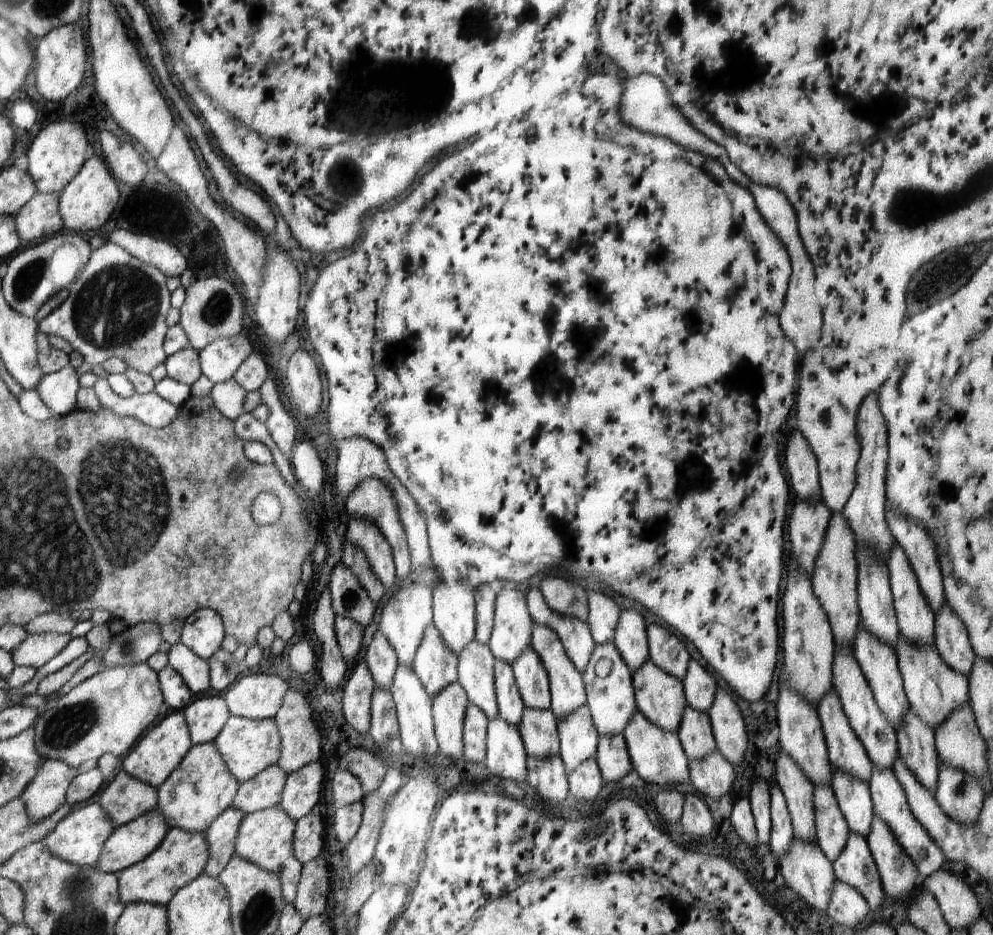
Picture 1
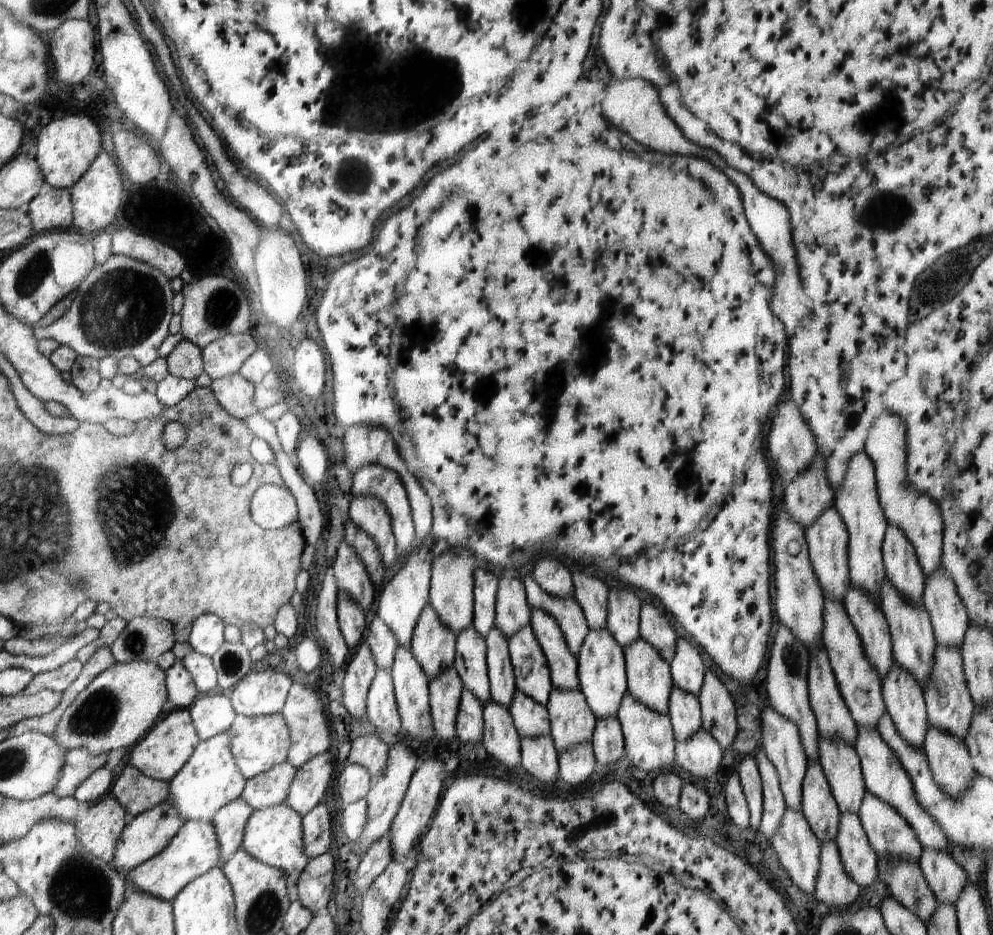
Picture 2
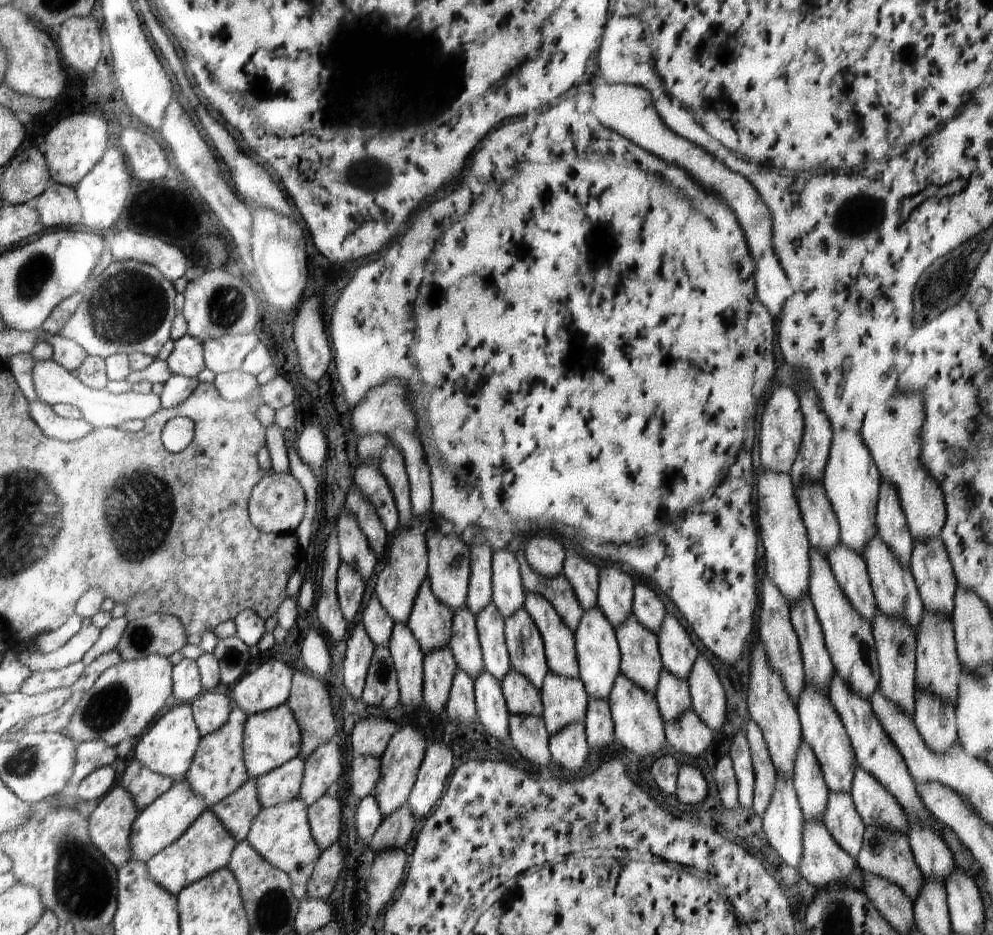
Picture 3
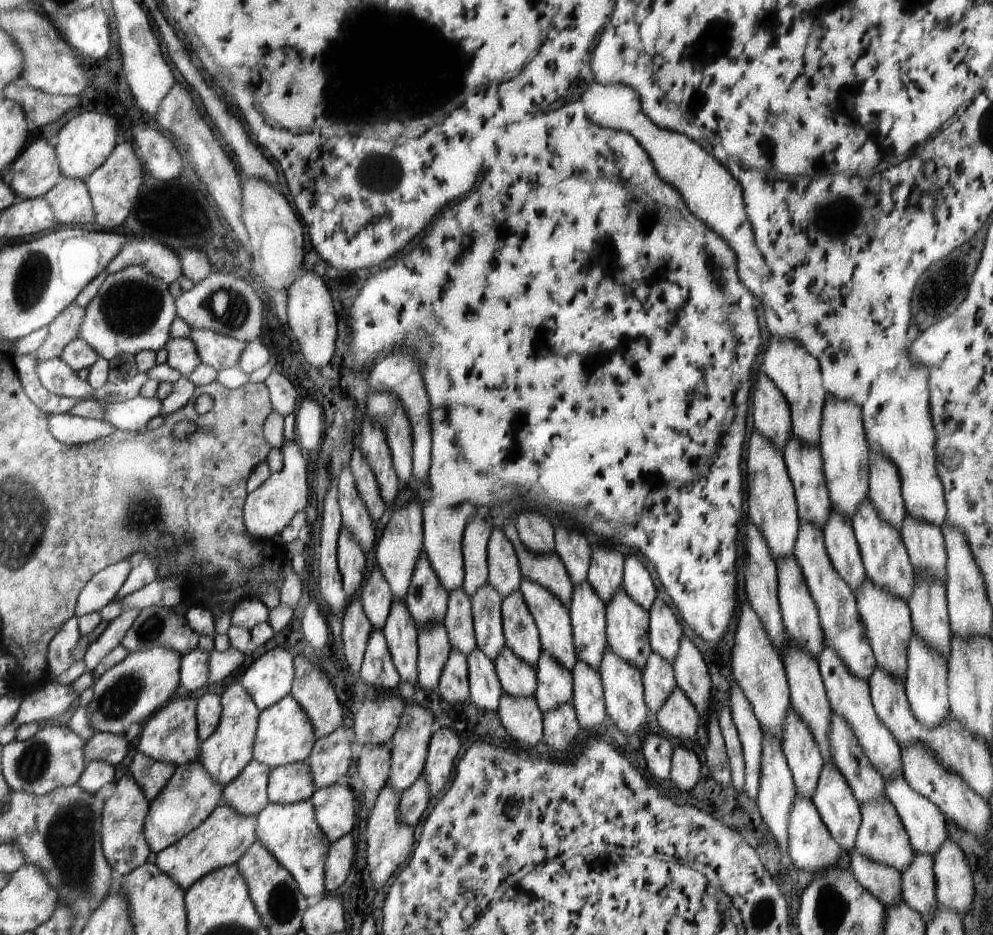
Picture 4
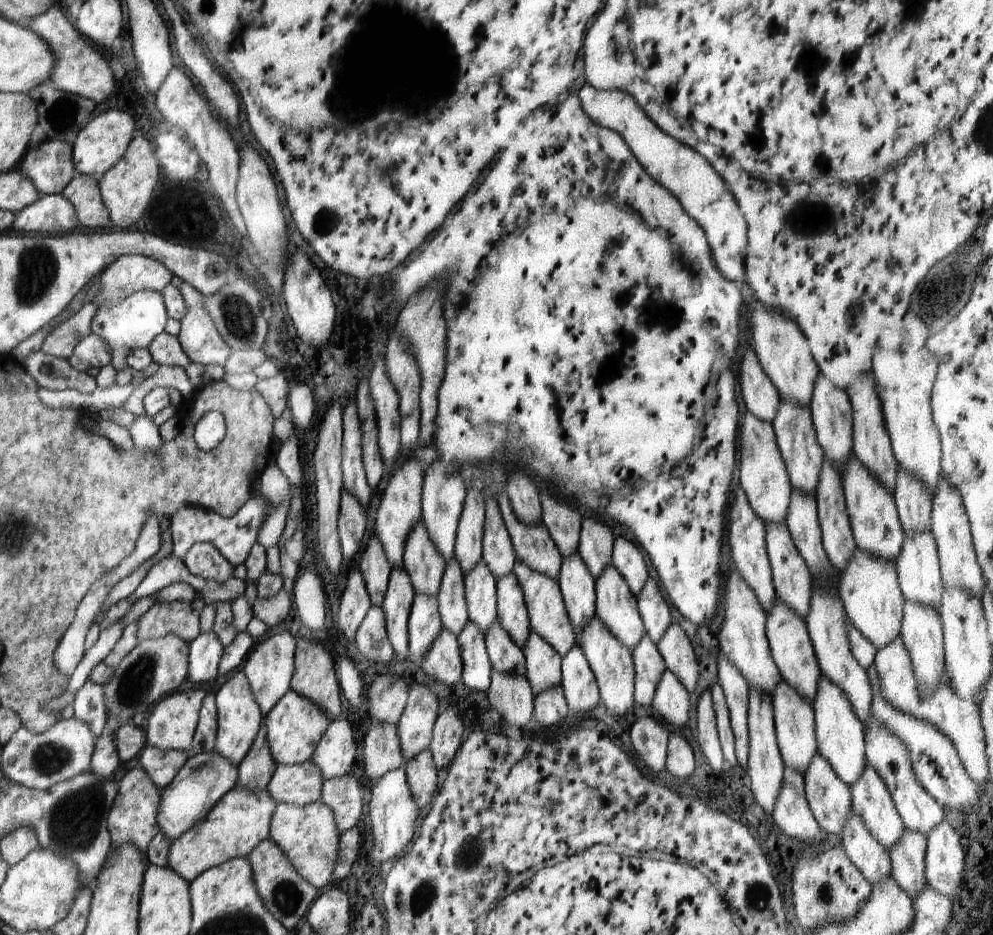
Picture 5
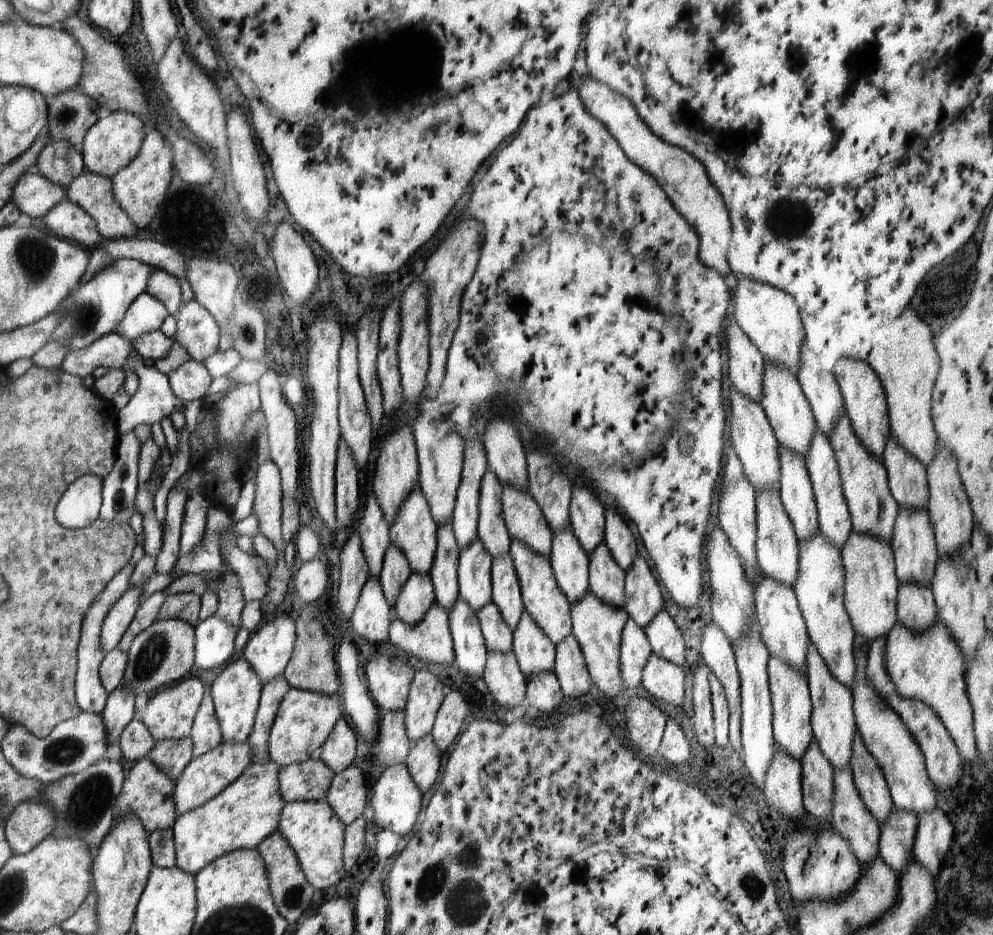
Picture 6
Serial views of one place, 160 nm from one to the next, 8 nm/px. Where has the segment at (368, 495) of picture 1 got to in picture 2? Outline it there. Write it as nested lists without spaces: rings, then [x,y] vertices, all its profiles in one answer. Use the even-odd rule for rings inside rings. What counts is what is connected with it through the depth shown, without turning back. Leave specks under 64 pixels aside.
[[[378,463],[361,466],[353,473],[352,492],[354,496],[370,495],[371,497],[380,497],[391,516],[397,554],[405,556],[415,550],[416,531],[413,525],[409,498],[401,478],[392,469],[387,469]]]

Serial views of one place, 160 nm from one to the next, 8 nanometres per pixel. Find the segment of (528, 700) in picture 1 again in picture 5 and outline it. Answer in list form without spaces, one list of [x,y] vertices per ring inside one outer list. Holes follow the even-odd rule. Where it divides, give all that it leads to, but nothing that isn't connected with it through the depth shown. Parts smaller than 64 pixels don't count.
[[[513,572],[497,579],[497,585],[497,620],[523,650],[532,630],[521,586]]]

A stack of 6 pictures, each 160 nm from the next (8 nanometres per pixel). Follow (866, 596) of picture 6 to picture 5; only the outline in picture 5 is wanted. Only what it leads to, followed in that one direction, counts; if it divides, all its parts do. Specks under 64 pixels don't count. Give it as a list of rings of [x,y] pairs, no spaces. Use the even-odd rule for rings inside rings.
[[[857,546],[853,557],[850,557],[844,570],[840,572],[837,593],[842,599],[848,622],[877,650],[888,645],[900,634],[905,598],[898,584],[894,561],[875,557]]]

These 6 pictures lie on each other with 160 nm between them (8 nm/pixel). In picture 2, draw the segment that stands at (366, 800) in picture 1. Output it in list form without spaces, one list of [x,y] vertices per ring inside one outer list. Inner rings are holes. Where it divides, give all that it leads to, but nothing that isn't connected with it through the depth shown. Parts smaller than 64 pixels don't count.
[[[397,739],[390,741],[386,766],[382,773],[377,774],[376,777],[371,777],[370,788],[365,796],[367,800],[367,821],[358,840],[365,850],[373,842],[387,835],[414,772],[416,772],[416,758]]]

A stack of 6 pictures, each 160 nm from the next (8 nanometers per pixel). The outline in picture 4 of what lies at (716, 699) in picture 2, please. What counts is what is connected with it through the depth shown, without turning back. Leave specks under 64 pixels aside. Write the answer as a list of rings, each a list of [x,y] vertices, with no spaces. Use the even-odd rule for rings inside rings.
[[[684,635],[673,662],[677,685],[704,718],[710,712],[711,678],[698,647]]]

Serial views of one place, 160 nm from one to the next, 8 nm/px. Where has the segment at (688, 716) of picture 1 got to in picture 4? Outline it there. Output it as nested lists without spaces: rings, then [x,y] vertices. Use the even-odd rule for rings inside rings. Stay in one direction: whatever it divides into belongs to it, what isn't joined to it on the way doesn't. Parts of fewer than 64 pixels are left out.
[[[650,651],[645,667],[641,670],[644,700],[649,712],[658,712],[670,692],[677,685],[673,666],[657,652]]]

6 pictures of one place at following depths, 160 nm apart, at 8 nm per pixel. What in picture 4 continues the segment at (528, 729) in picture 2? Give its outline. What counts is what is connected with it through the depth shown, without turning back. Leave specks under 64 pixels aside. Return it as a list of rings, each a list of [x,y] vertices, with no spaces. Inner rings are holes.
[[[510,647],[501,648],[501,653],[498,653],[493,663],[504,693],[512,696],[530,696],[535,693],[535,668],[517,657]]]

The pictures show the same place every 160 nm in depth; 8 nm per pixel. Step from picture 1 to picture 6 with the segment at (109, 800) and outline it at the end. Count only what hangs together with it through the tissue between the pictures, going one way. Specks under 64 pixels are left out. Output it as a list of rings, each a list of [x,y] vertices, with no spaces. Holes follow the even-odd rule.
[[[191,736],[156,741],[148,758],[175,781],[185,772],[193,760],[193,738]]]

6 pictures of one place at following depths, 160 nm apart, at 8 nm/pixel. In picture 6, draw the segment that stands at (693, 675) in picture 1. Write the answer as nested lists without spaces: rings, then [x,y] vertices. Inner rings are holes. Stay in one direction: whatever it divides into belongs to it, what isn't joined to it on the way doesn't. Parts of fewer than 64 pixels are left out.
[[[641,555],[632,562],[630,570],[625,570],[624,598],[623,609],[642,628],[665,608],[658,582]]]

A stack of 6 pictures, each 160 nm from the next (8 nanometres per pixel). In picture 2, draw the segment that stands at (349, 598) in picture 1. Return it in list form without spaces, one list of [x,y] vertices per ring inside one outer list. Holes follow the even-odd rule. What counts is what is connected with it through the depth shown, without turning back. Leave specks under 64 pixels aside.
[[[343,540],[337,548],[334,562],[331,564],[337,585],[342,593],[348,593],[364,610],[368,610],[374,596],[374,584],[360,560],[360,555]]]

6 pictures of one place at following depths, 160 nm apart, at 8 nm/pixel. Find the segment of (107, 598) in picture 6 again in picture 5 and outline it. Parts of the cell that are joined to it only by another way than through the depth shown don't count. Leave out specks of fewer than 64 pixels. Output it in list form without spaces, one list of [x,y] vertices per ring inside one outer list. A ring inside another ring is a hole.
[[[86,681],[76,692],[67,715],[86,723],[97,740],[109,723],[103,686]]]

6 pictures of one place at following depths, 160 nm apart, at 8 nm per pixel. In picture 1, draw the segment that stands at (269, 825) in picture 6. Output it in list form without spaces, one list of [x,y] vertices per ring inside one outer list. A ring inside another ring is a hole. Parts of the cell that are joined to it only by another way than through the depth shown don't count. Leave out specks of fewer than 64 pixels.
[[[178,827],[170,828],[165,840],[144,861],[132,865],[119,873],[118,892],[123,903],[147,902],[168,905],[178,890],[200,877],[205,872],[211,857],[209,841],[205,831],[189,831]]]

